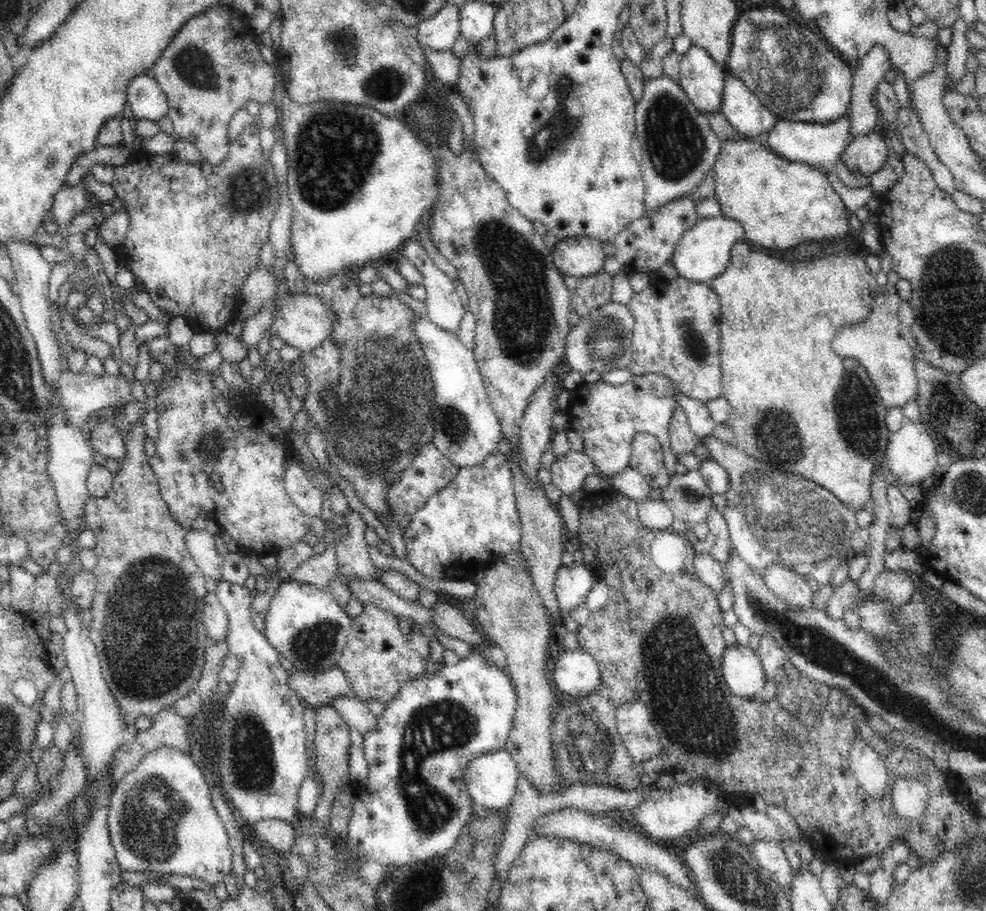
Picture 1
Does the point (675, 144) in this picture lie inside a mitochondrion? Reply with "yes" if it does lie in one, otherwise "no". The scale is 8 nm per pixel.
yes

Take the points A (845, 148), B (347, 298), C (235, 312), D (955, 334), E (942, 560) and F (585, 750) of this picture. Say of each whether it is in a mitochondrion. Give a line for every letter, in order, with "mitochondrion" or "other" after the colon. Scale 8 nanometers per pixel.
A: other
B: other
C: other
D: mitochondrion
E: other
F: mitochondrion

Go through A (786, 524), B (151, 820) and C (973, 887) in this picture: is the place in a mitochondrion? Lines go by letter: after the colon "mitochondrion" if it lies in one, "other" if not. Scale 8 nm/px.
A: mitochondrion
B: mitochondrion
C: mitochondrion

